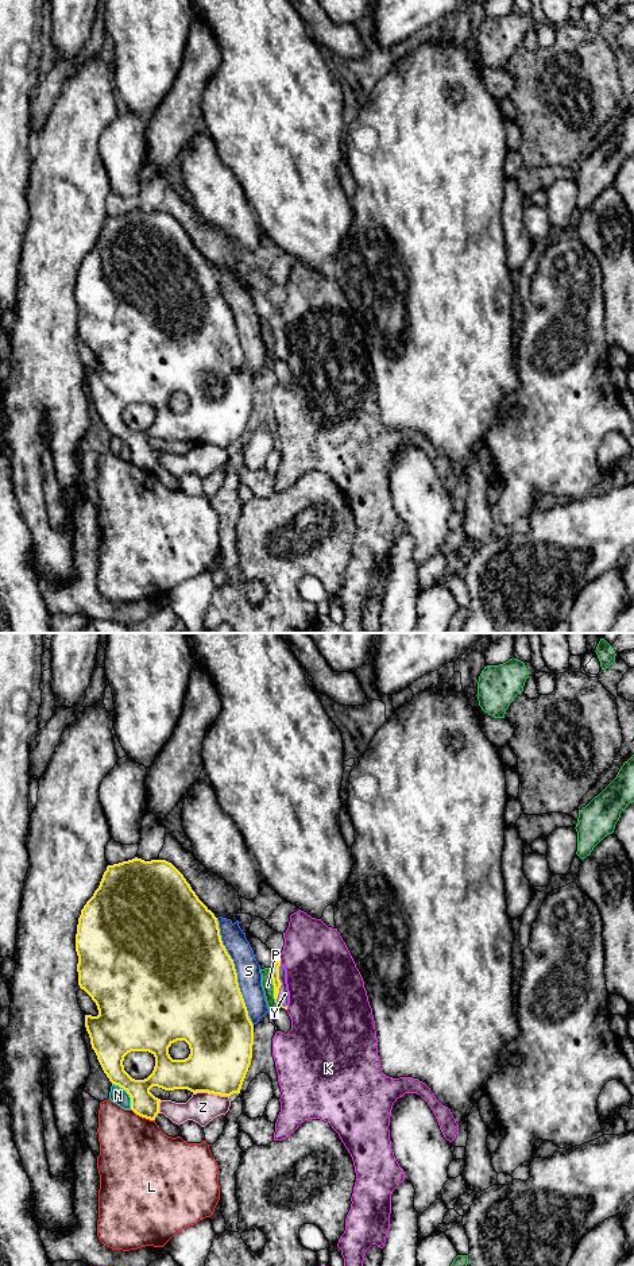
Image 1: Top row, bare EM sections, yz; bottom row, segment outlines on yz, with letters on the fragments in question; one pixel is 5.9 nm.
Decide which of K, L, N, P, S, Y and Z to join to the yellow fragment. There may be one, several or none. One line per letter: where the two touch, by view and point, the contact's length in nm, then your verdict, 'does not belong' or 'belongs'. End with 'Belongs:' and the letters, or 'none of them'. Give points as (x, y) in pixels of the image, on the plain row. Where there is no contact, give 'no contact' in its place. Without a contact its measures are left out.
K: yz (286, 361) | 30 nm | does not belong
L: yz (143, 469) | 160 nm | does not belong
N: yz (127, 444) | 200 nm | does not belong
P: yz (274, 339) | 220 nm | does not belong
S: yz (235, 324) | 700 nm | does not belong
Y: yz (279, 339) | 260 nm | belongs
Z: yz (211, 444) | 220 nm | does not belong
Belongs: Y

